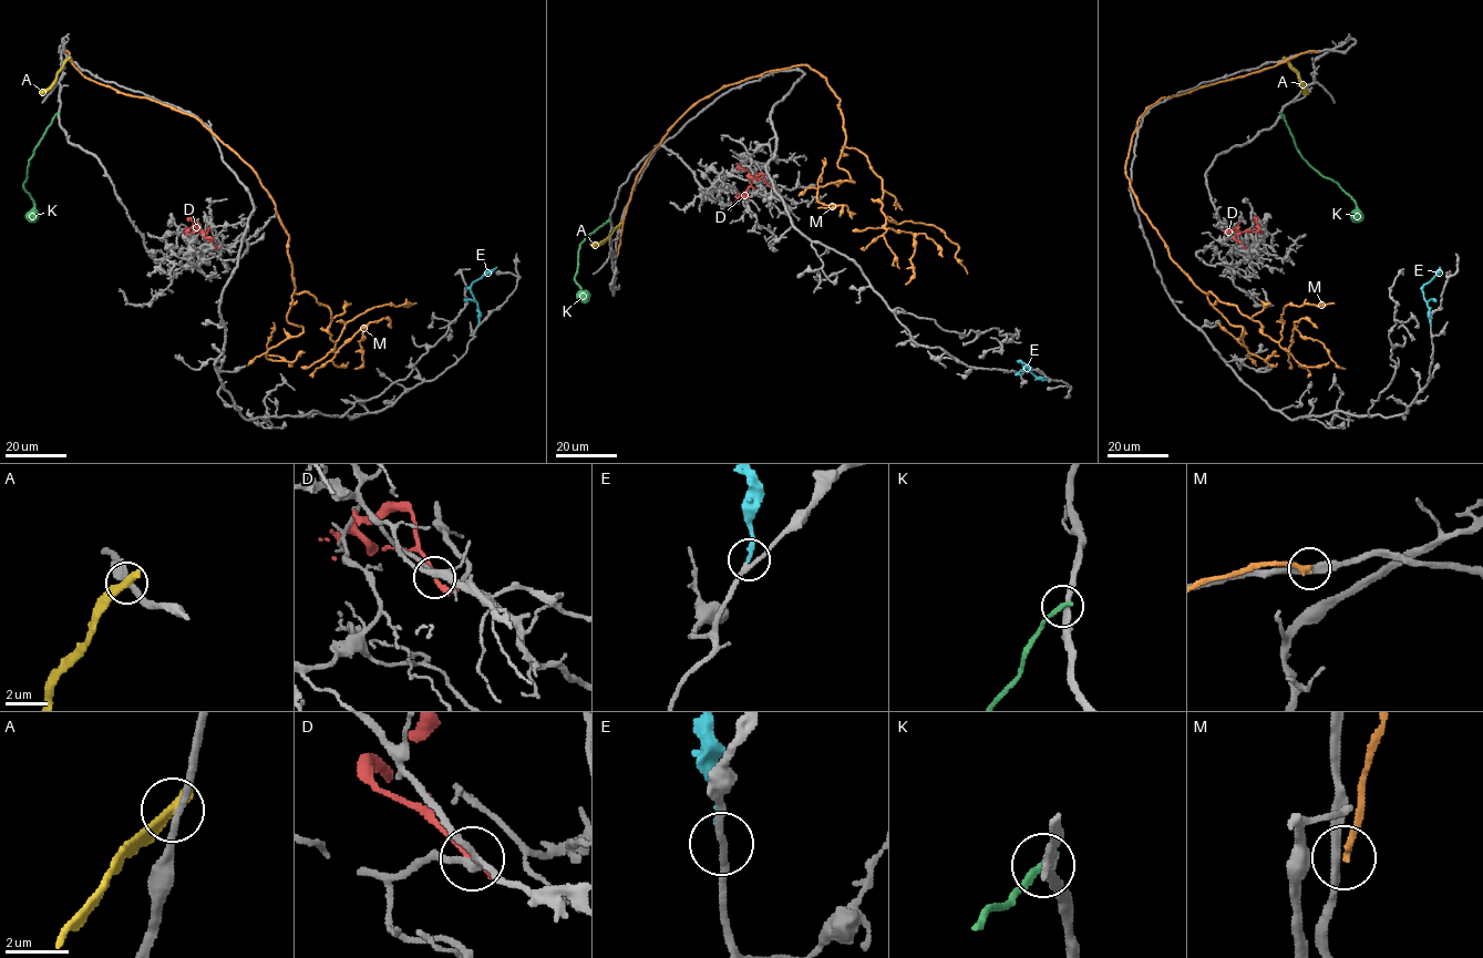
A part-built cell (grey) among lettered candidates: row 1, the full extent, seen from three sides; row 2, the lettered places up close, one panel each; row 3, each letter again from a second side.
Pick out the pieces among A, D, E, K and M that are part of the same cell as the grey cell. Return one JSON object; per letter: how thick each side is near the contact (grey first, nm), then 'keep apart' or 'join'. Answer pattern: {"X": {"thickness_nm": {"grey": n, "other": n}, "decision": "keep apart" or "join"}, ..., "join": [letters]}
{"A": {"thickness_nm": {"grey": 240, "other": 420}, "decision": "keep apart"}, "D": {"thickness_nm": {"grey": 190, "other": 180}, "decision": "keep apart"}, "E": {"thickness_nm": {"grey": 200, "other": 200}, "decision": "join"}, "K": {"thickness_nm": {"grey": 280, "other": 280}, "decision": "keep apart"}, "M": {"thickness_nm": {"grey": 300, "other": 220}, "decision": "keep apart"}, "join": ["E"]}

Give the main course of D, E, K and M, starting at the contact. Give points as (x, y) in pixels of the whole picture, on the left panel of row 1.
D: (215, 246), (210, 237), (205, 238), (192, 226), (183, 233)
E: (479, 323), (477, 302), (471, 287), (496, 267)
K: (58, 113), (29, 160), (24, 185), (34, 205), (31, 222)
M: (65, 51), (243, 160), (288, 235), (294, 292), (329, 308), (333, 341), (374, 307), (416, 304)

